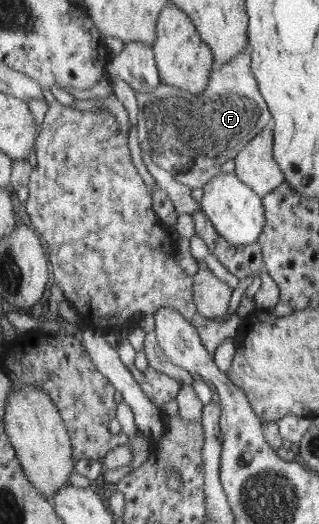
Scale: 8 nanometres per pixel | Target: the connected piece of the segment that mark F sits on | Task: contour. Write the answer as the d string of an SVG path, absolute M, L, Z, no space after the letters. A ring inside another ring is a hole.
M248 45L237 55L234 56L228 63L223 66L215 65L210 73L207 85L204 85L204 89L197 93L183 92L180 89L159 84L152 92L140 94L134 92L134 97L137 103L137 135L138 143L141 151L148 153L148 157L160 168L165 169L173 178L182 185L189 187L190 189L202 187L208 179L214 177L220 173L221 165L224 165L225 161L233 160L233 158L239 153L239 150L248 142L251 141L254 136L260 133L261 129L264 129L264 125L270 123L271 115L268 112L264 99L259 95L258 89L252 73L250 73L250 48Z

